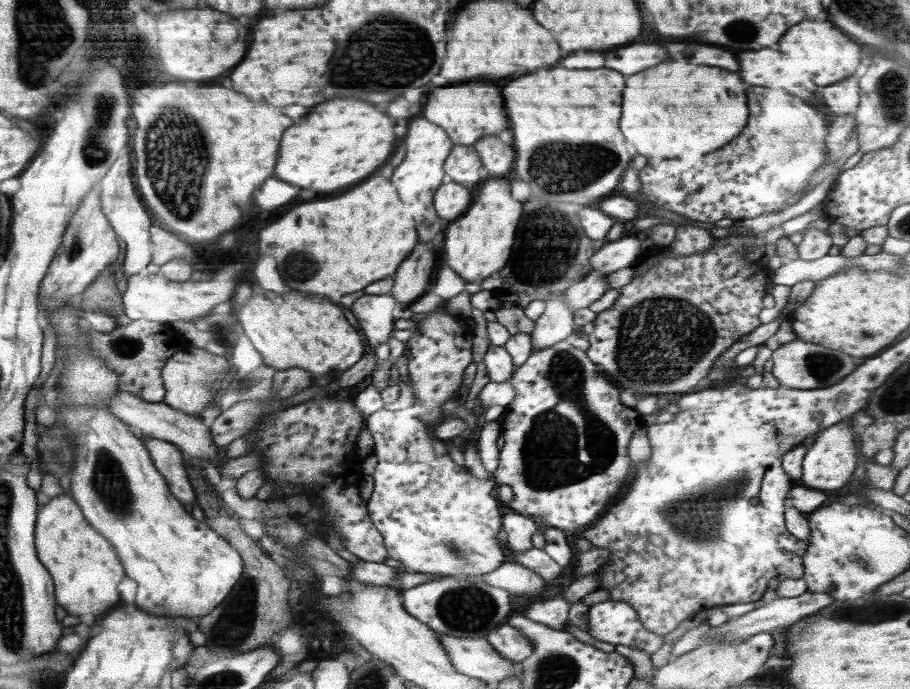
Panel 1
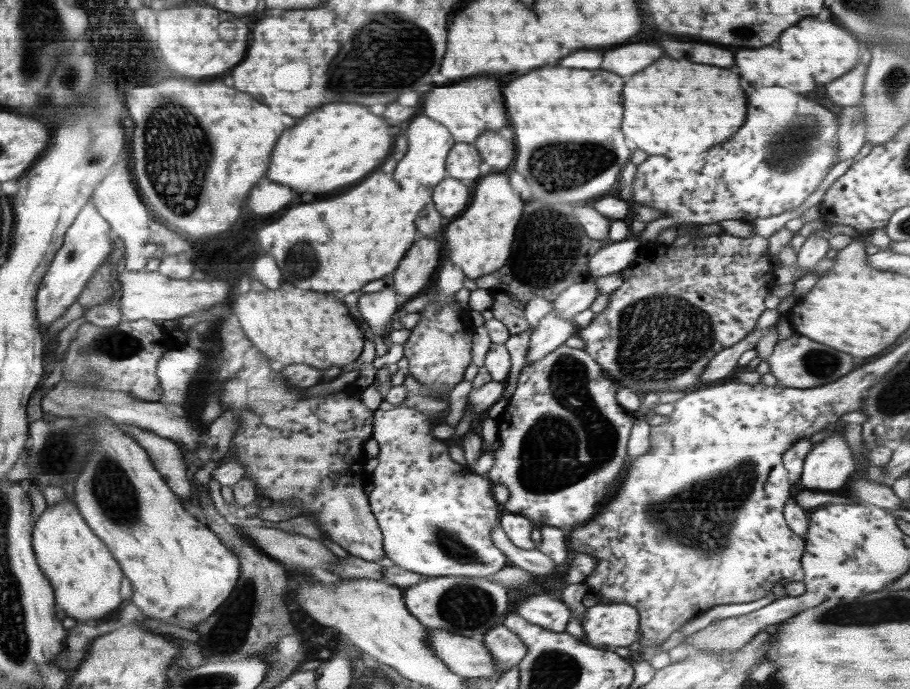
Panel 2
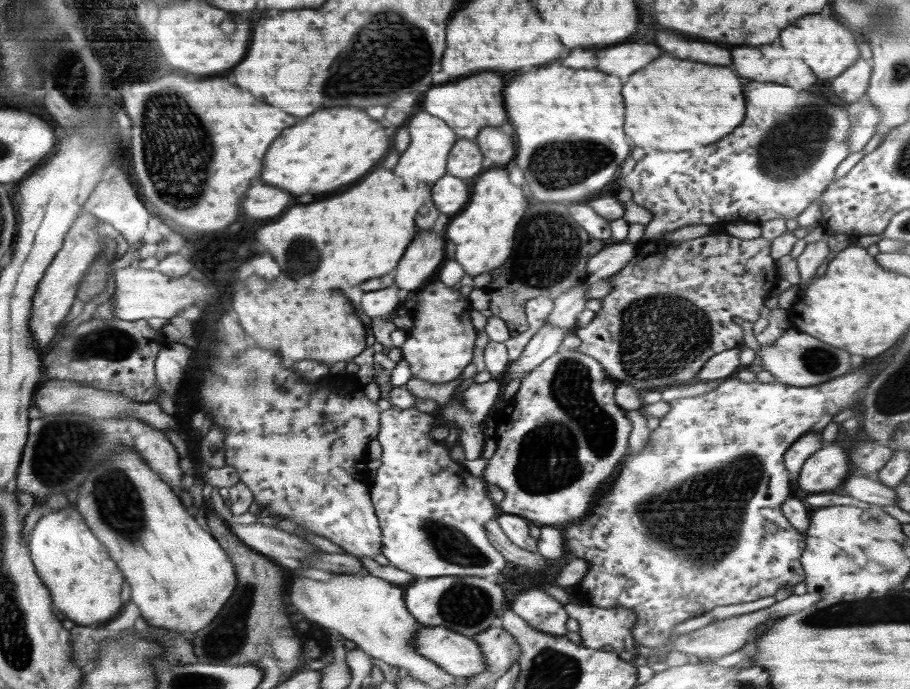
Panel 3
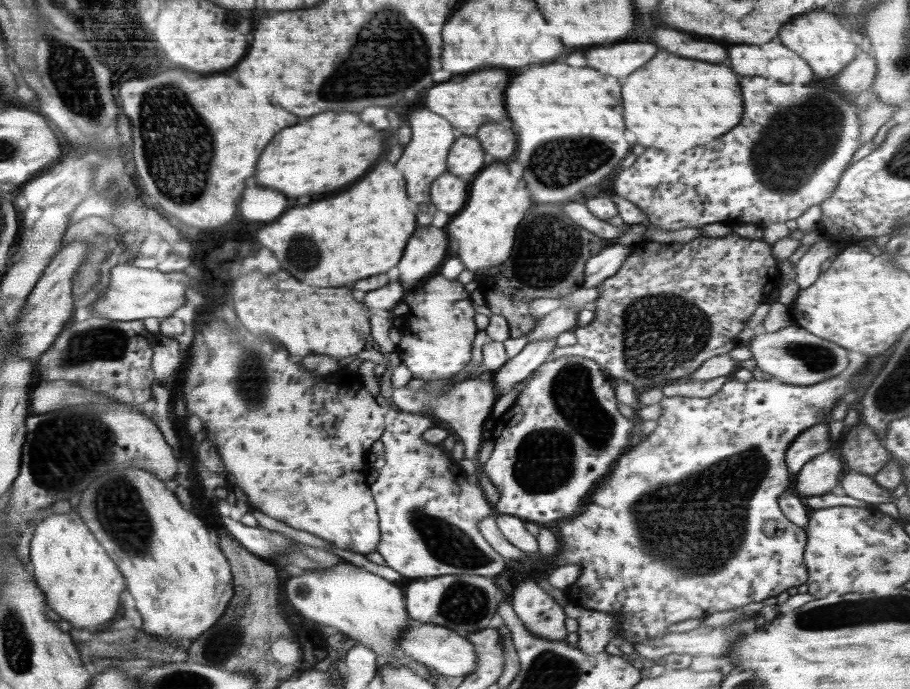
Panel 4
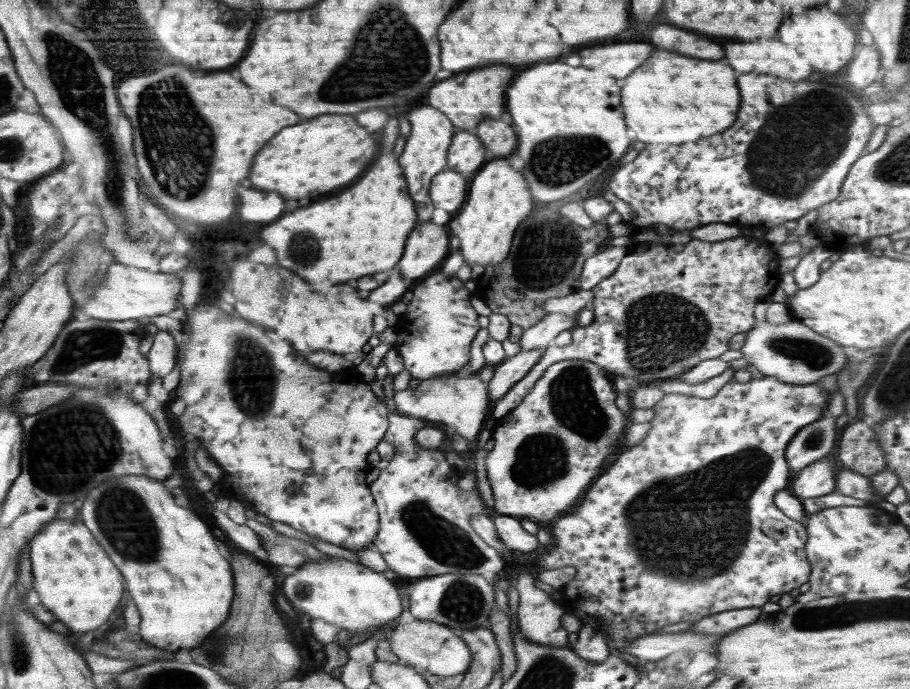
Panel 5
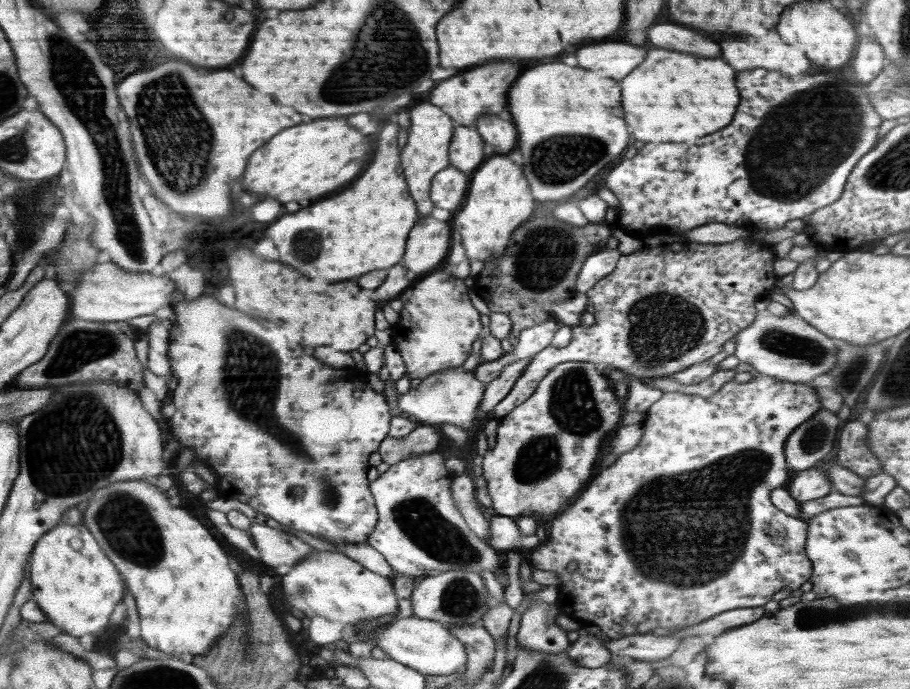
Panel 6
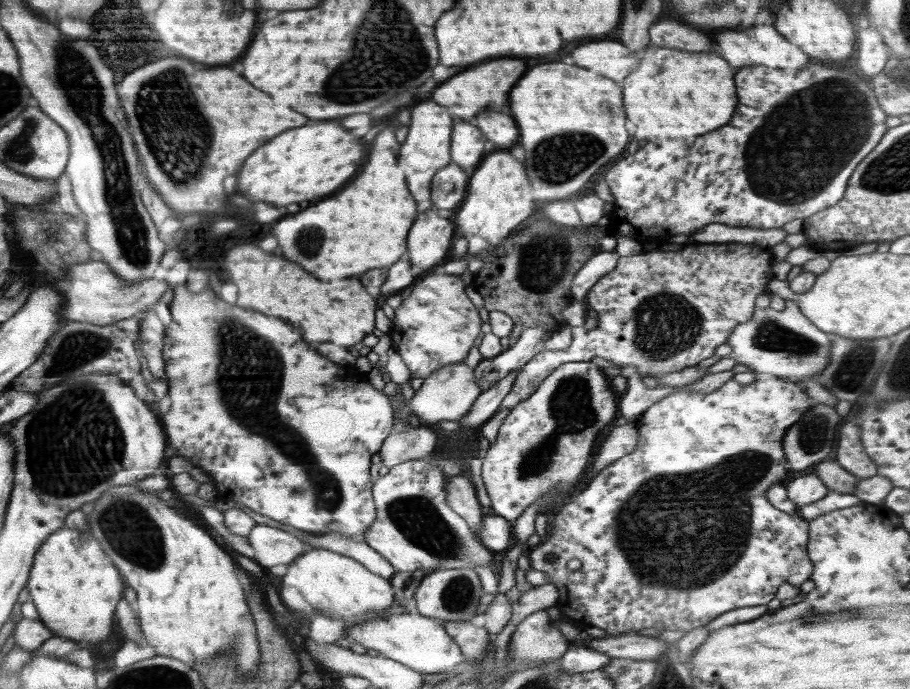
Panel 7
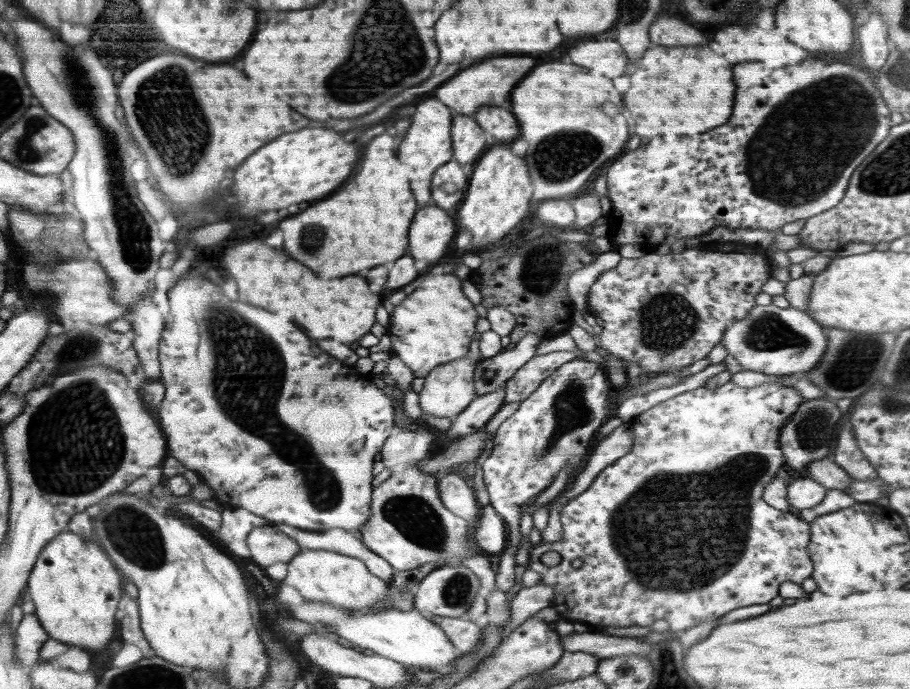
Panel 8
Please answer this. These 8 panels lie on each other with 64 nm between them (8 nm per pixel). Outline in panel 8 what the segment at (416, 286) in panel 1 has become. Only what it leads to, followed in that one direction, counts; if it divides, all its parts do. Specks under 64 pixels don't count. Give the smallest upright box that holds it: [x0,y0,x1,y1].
[410,204,458,264]

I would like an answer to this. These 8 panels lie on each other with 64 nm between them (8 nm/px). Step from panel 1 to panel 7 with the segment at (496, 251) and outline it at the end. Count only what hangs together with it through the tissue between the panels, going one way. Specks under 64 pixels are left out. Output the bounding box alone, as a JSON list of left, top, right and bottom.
[455,152,534,258]

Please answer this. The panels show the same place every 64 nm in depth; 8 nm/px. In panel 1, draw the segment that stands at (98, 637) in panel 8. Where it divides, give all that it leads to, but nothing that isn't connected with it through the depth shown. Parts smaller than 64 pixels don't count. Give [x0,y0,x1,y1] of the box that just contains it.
[37,492,124,617]

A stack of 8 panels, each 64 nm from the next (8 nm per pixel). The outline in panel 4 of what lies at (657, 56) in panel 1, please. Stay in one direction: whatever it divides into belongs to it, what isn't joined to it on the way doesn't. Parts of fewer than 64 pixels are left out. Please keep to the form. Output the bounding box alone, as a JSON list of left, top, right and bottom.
[586,28,728,78]

